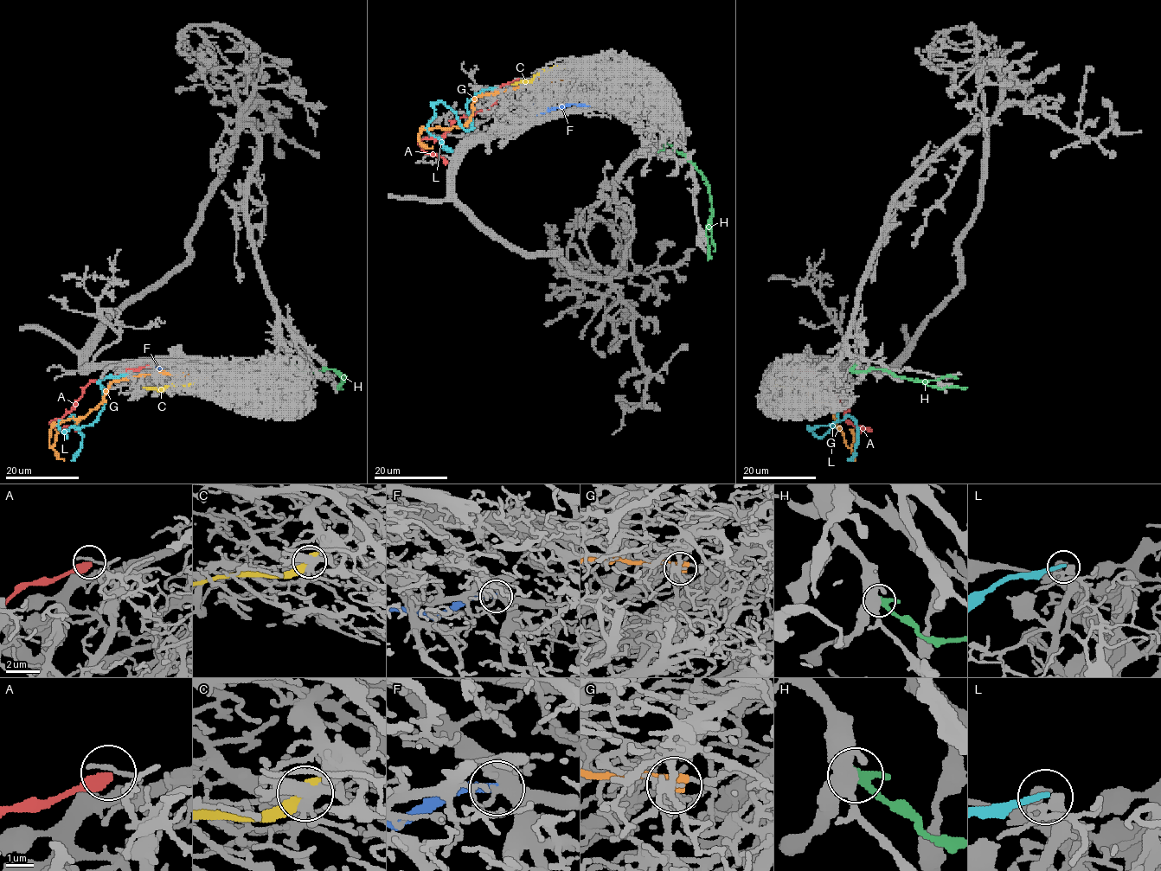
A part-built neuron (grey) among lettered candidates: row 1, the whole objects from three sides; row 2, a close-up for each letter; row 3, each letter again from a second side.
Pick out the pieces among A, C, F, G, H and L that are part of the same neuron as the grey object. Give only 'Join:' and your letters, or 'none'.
Join: none

